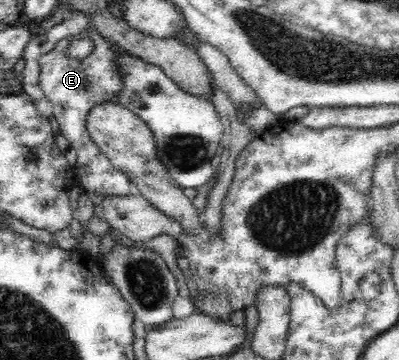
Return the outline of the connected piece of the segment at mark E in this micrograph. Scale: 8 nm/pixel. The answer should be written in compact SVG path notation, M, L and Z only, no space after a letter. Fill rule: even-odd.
M95 28L82 30L76 38L90 38L94 43L92 54L82 60L69 59L67 50L50 50L40 58L39 85L44 97L52 103L54 118L59 124L58 132L65 136L77 152L75 169L78 170L78 182L94 205L100 205L106 196L128 196L130 194L129 177L117 170L113 164L100 152L100 149L90 138L85 120L92 108L108 101L115 102L121 91L122 75L116 69L116 58L122 52L108 38L102 37Z

